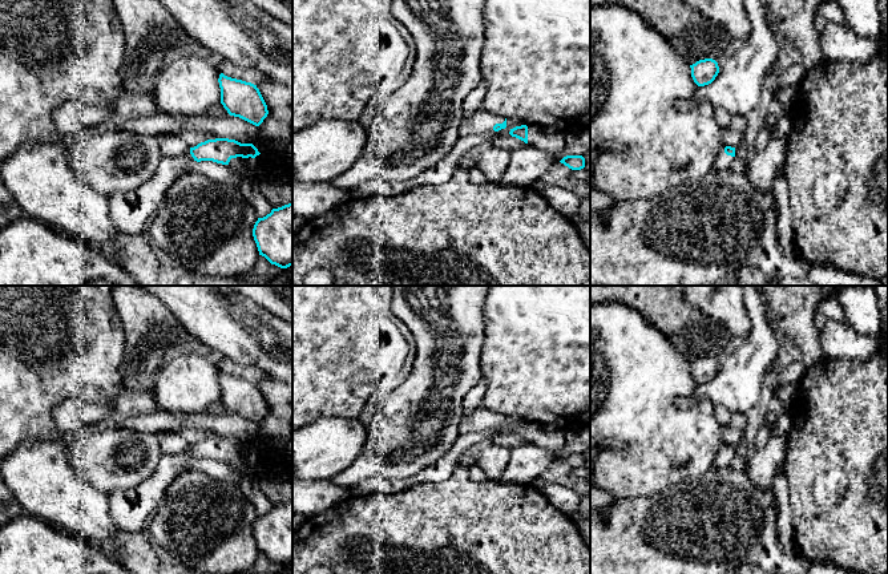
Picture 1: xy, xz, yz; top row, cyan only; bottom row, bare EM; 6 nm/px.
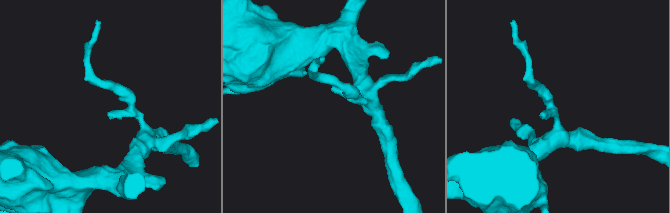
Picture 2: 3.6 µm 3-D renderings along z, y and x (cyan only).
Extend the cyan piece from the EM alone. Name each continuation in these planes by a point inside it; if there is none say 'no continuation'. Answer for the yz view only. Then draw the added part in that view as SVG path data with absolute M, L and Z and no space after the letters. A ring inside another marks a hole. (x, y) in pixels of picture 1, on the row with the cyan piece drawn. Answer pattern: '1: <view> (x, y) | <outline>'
1: yz (722, 162) | M726 145L721 146L721 150L714 162L714 170L718 170L718 171L730 170L730 166L732 161L735 159L735 157L727 155L724 153L724 147Z

